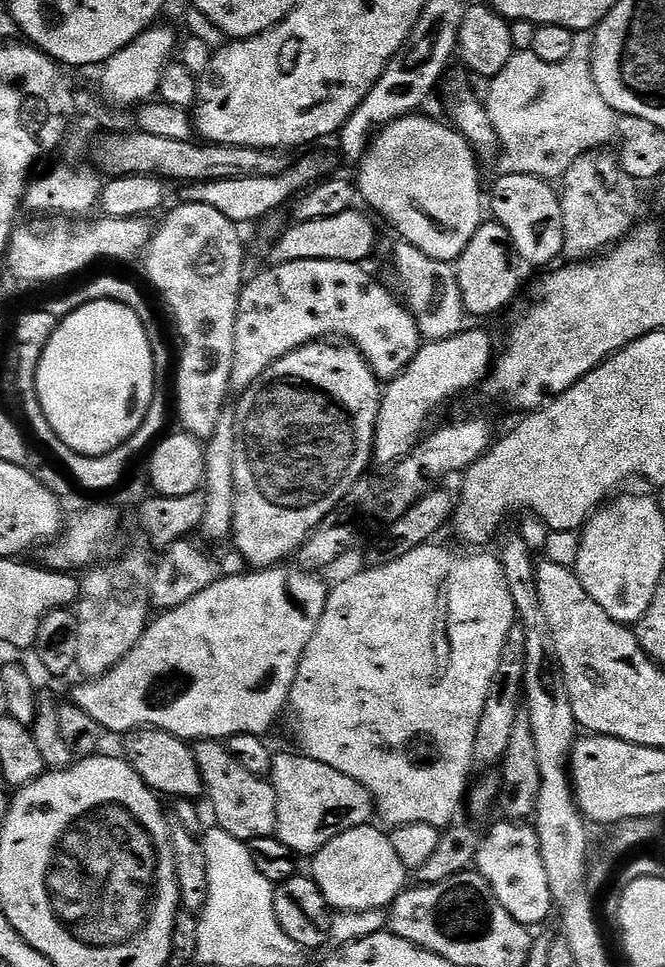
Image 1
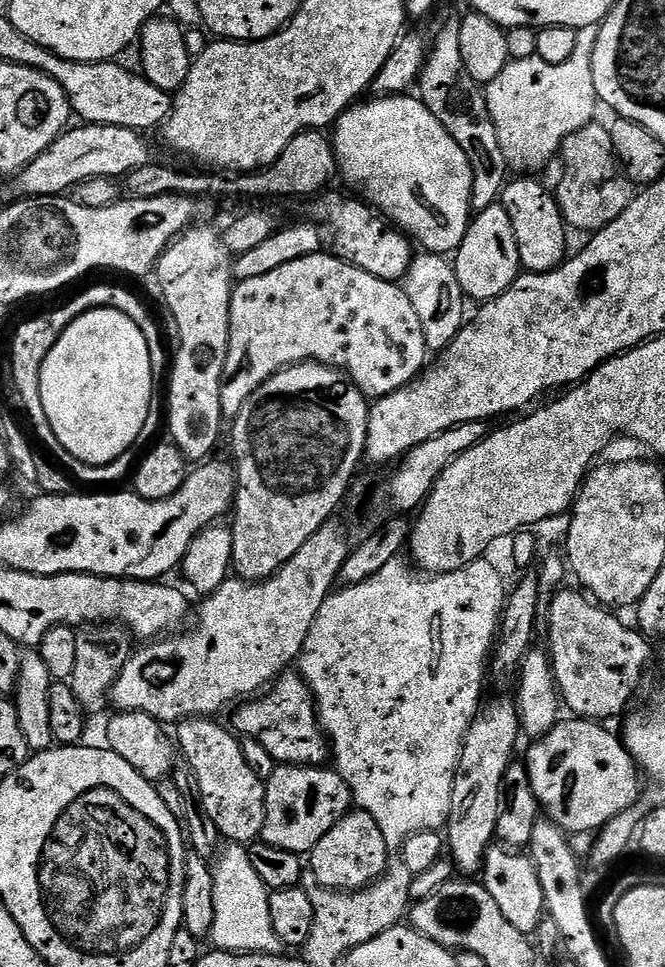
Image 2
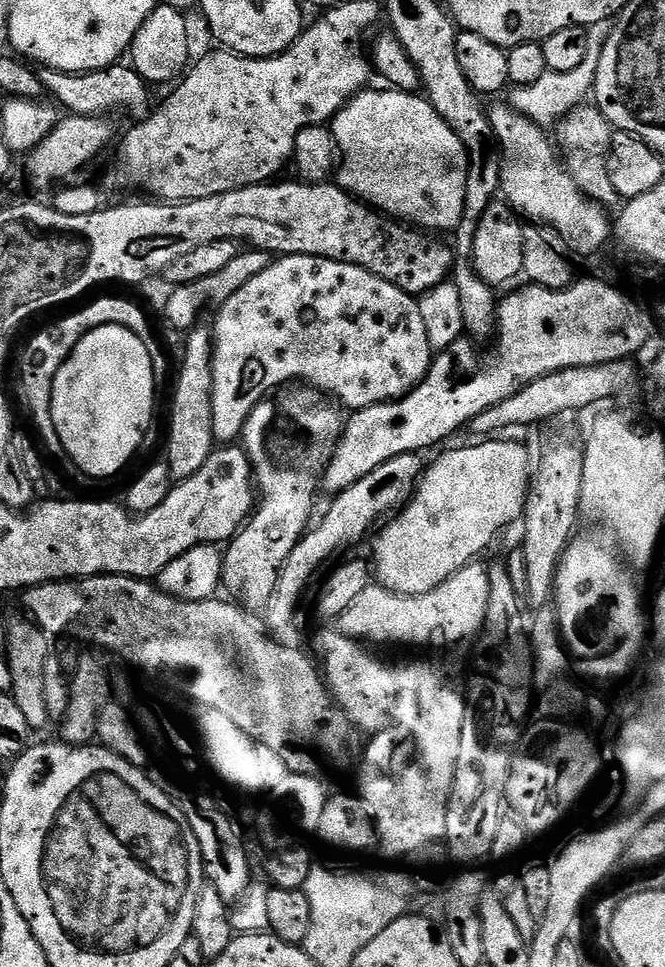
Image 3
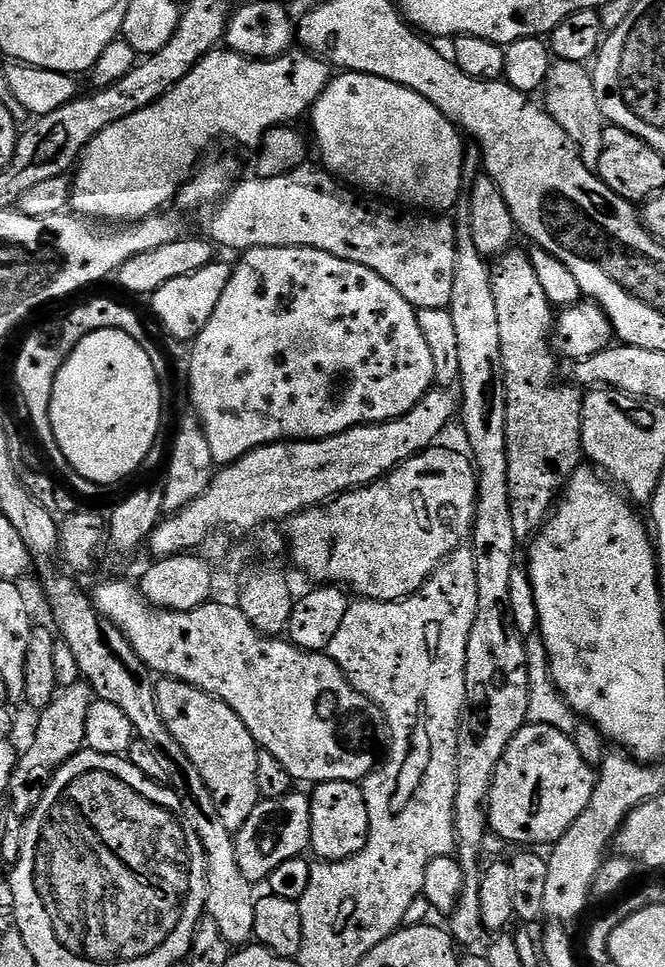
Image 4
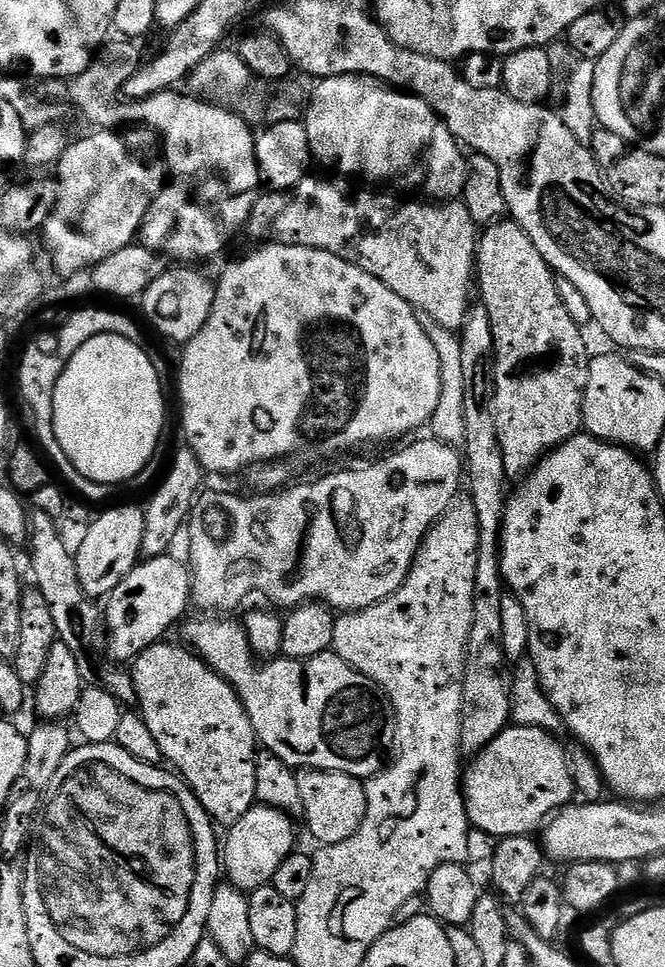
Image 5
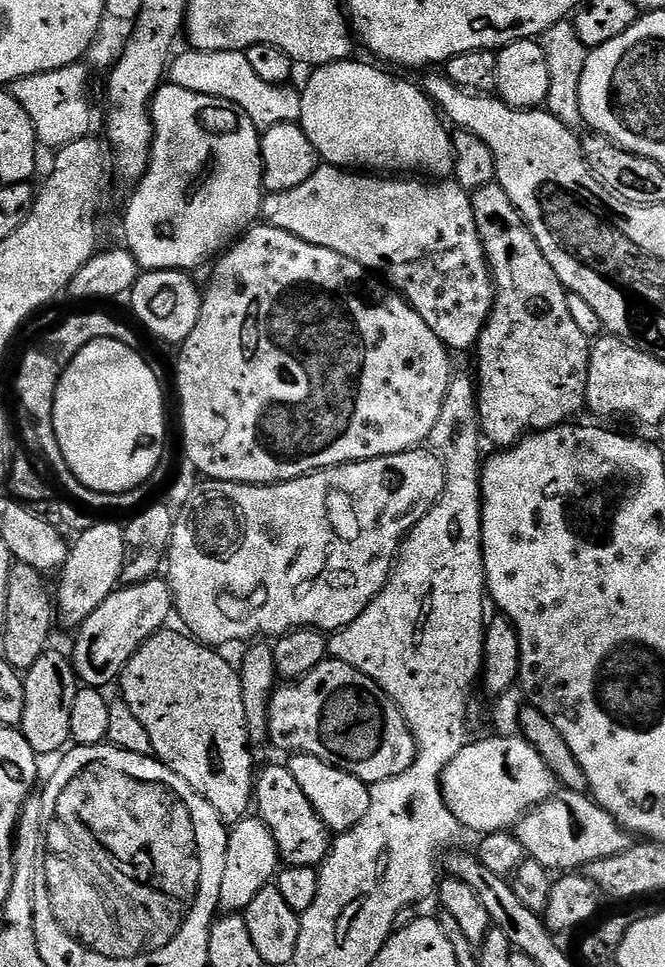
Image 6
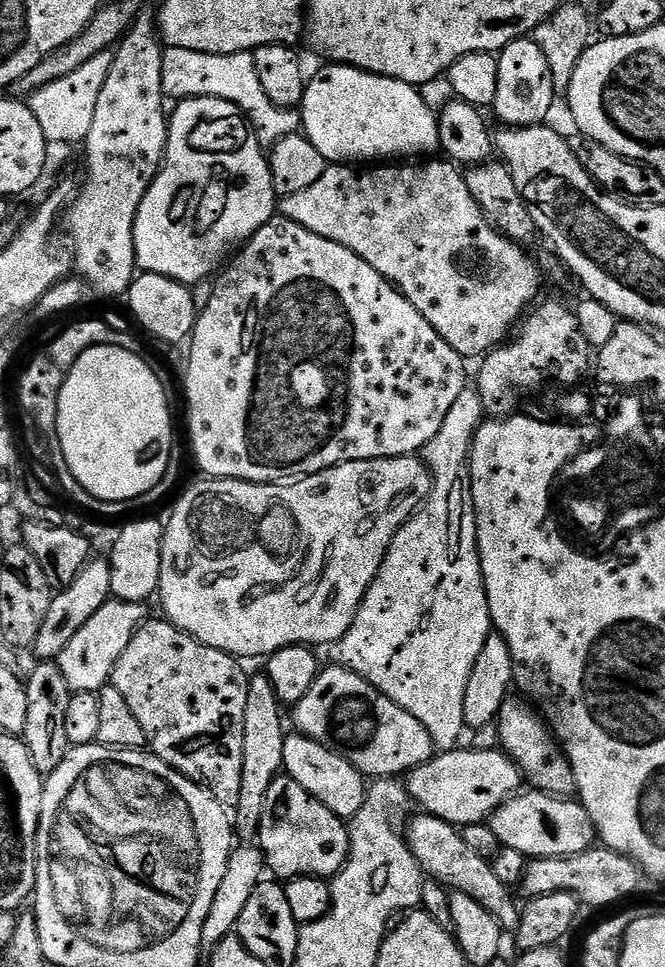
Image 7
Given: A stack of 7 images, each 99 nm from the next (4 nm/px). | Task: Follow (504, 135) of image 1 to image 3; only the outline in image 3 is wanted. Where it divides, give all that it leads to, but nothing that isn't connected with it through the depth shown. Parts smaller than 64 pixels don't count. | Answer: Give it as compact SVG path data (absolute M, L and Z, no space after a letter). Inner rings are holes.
M611 19L599 20L587 25L588 45L586 46L586 58L582 58L582 64L569 72L549 72L545 70L537 80L530 80L526 84L515 85L511 89L510 103L517 112L521 112L526 118L530 118L535 124L541 126L555 125L564 115L577 104L581 103L584 96L593 91L596 82L598 62L602 58L602 50L606 46L606 38L610 38L613 21Z

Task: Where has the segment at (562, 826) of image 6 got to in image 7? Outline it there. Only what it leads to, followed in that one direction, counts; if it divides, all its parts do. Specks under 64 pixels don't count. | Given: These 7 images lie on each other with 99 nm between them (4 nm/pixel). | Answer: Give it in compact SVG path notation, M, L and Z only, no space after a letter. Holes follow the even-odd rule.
M527 791L509 796L490 817L492 829L501 846L518 850L529 858L562 858L593 847L597 839L596 828L583 804L572 798Z

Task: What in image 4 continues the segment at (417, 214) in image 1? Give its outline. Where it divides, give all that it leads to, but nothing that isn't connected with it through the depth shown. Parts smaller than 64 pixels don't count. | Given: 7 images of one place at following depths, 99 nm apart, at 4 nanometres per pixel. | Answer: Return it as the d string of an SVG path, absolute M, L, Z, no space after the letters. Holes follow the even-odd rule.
M344 70L329 79L326 90L310 109L311 116L312 132L316 135L316 144L324 159L323 167L337 181L365 193L373 192L368 193L373 197L412 210L423 210L428 214L451 213L456 203L462 199L462 189L466 184L466 144L460 141L462 136L456 125L445 118L433 104L426 102L426 98L414 94L414 90L386 82L386 78L374 78L370 74Z

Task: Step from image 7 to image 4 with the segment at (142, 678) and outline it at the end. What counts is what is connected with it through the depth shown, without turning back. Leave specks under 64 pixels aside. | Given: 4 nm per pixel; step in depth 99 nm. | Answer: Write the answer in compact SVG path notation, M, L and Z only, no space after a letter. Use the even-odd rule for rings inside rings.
M171 678L157 679L155 686L158 712L170 734L174 734L178 746L182 746L190 762L198 766L210 794L216 799L218 818L222 818L228 832L239 832L262 799L258 790L258 754L261 749L256 739L250 730L246 730L246 722L242 722L226 702L206 694L201 688Z

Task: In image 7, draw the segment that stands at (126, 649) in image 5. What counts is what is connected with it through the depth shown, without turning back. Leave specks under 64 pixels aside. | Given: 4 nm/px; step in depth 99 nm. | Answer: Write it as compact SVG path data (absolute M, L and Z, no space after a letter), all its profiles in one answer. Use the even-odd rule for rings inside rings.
M109 599L108 603L103 604L98 610L98 614L94 614L94 618L90 618L90 622L86 622L86 626L82 626L82 630L78 630L74 638L70 638L66 650L62 650L62 654L58 657L58 663L62 670L62 678L66 678L68 687L73 693L98 694L102 689L109 687L114 666L118 658L122 658L122 650L130 646L136 631L149 619L148 610L142 604Z

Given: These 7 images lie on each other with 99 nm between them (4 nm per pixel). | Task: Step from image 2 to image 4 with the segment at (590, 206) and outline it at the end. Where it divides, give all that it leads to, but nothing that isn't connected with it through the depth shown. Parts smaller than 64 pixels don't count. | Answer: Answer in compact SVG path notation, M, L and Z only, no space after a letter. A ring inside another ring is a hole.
M553 59L542 89L543 96L542 107L552 115L554 122L558 122L558 126L562 126L562 130L566 130L566 134L580 151L584 165L595 170L602 154L602 134L606 121L602 106L598 106L598 94L594 94L591 71L578 62Z

